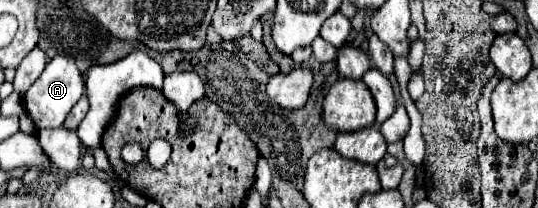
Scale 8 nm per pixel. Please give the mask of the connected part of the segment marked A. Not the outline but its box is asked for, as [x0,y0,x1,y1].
[25,55,85,131]

